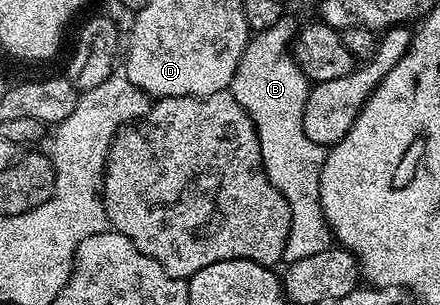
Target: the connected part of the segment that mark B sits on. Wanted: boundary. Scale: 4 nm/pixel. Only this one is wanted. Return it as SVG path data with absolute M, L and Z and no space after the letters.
M289 17L278 19L276 25L257 32L247 43L228 88L230 94L236 97L238 104L243 107L254 123L260 141L263 171L269 177L271 185L288 201L290 232L282 254L287 264L300 261L300 257L312 257L316 253L324 253L324 249L332 246L330 227L326 223L320 205L320 173L322 163L326 159L326 151L323 144L312 141L308 133L304 133L304 105L312 84L298 68L298 63L292 54L295 34L296 23L293 23Z

